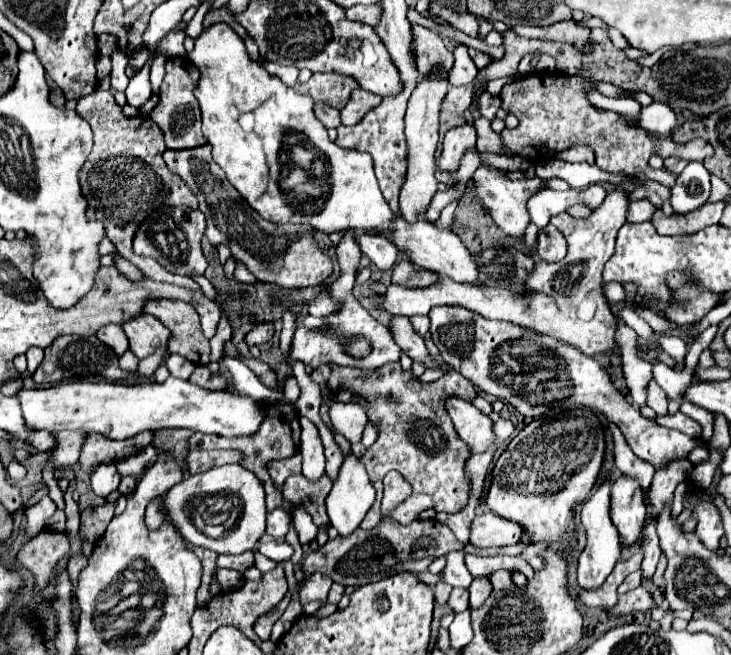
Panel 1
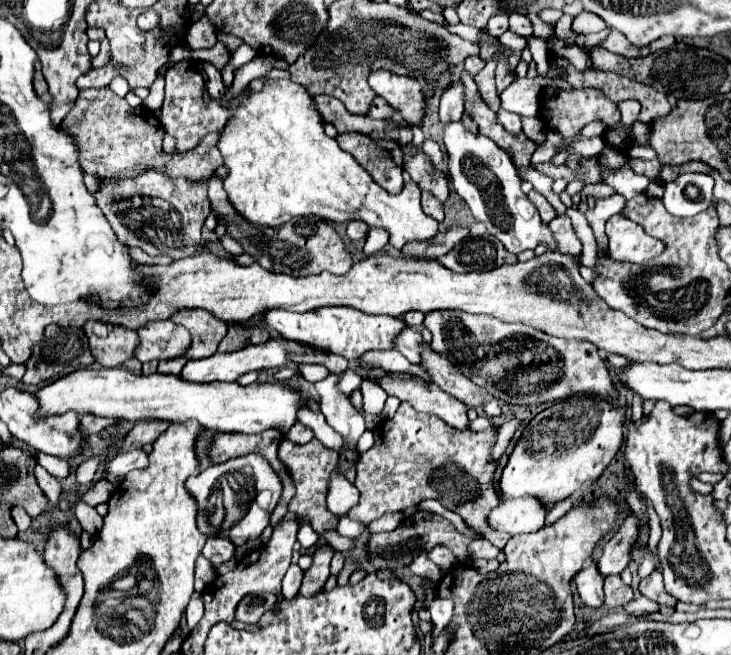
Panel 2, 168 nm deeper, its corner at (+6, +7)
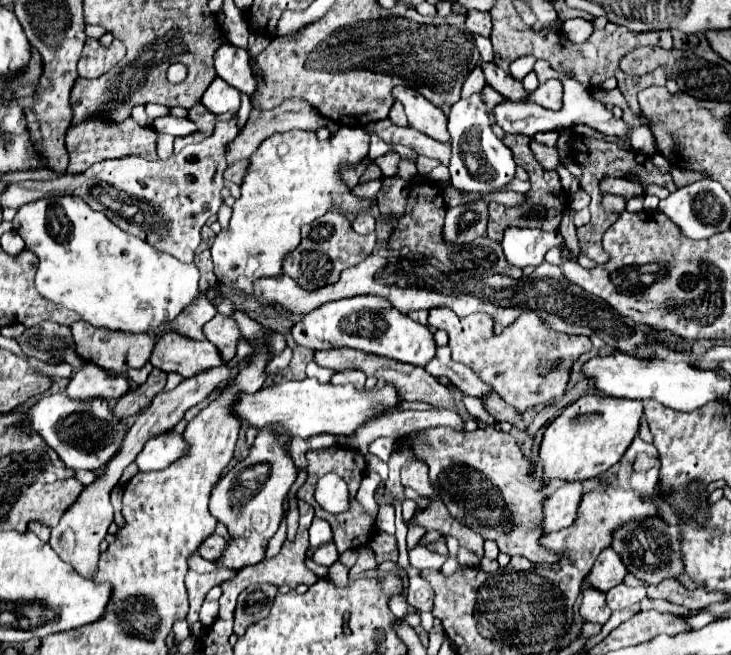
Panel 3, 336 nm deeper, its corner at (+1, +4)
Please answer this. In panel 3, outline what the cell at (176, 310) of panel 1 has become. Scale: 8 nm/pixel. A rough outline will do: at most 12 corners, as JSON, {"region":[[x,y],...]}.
{"region":[[216,314],[204,334],[230,362],[242,340],[236,320]]}

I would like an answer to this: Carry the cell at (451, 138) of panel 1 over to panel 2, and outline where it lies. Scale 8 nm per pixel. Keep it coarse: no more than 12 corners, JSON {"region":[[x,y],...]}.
{"region":[[451,85],[439,107],[443,127],[463,117],[463,87]]}

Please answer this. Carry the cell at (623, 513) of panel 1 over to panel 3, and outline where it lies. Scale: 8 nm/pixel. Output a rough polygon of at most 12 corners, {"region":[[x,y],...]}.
{"region":[[606,548],[586,576],[594,590],[608,592],[626,576],[626,566]]}

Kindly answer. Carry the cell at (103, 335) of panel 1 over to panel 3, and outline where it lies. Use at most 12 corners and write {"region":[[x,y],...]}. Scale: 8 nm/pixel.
{"region":[[78,320],[74,350],[112,374],[142,368],[154,334],[110,332]]}

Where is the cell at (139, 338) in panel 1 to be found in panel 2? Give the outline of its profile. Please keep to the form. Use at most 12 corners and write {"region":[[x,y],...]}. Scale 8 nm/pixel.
{"region":[[173,321],[137,329],[141,363],[181,357],[189,331]]}

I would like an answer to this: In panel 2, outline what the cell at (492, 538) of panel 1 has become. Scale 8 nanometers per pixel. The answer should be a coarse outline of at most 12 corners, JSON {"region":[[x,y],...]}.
{"region":[[535,497],[501,499],[487,523],[509,535],[545,525]]}

